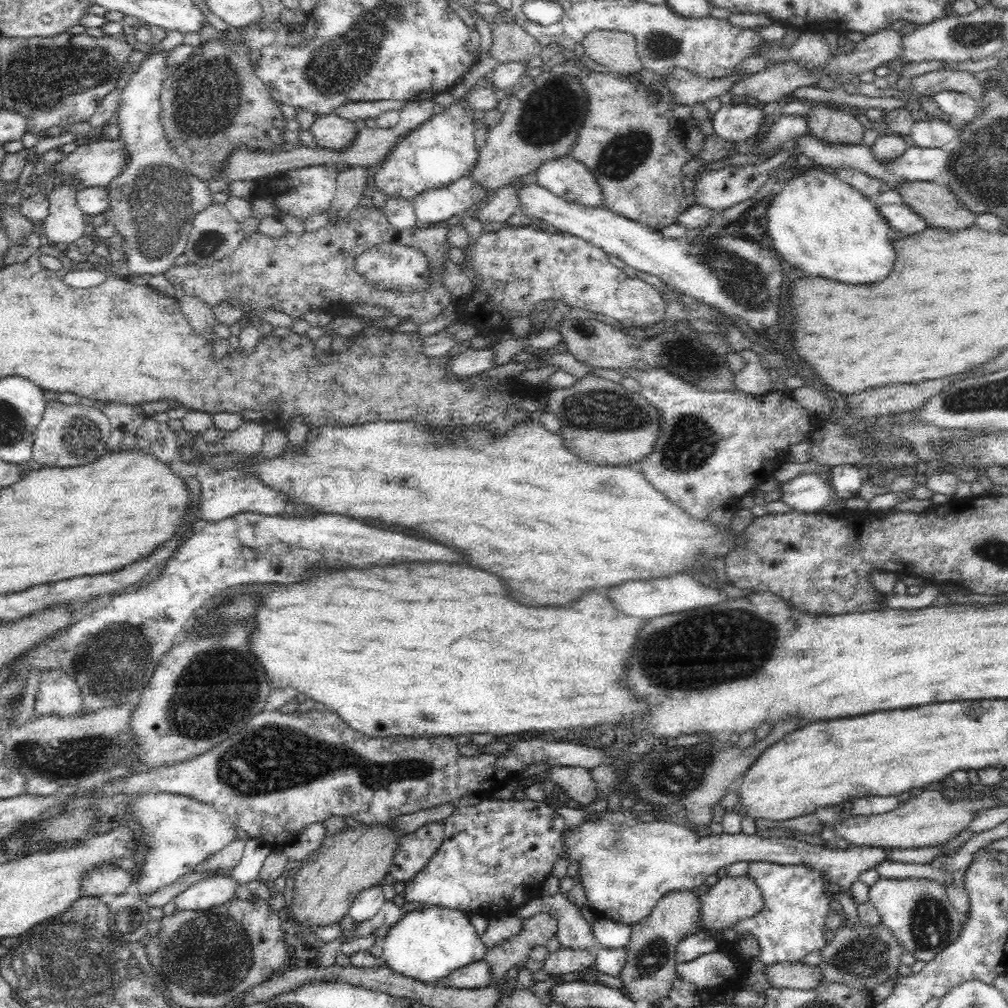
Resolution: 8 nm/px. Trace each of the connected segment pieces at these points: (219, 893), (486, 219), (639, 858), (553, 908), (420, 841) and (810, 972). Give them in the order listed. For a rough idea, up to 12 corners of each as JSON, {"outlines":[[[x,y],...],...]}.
{"outlines":[[[213,875],[186,888],[179,911],[210,909],[238,899],[240,882]],[[511,184],[496,190],[474,214],[483,225],[508,222],[518,213]],[[636,810],[562,832],[595,919],[628,926],[735,862],[849,890],[885,849],[699,835]],[[565,894],[538,896],[518,907],[520,919],[540,909],[557,921],[560,948],[597,949],[590,923]],[[442,821],[399,838],[389,879],[406,882],[440,848]],[[766,965],[771,986],[812,990],[824,982],[820,966]]]}

